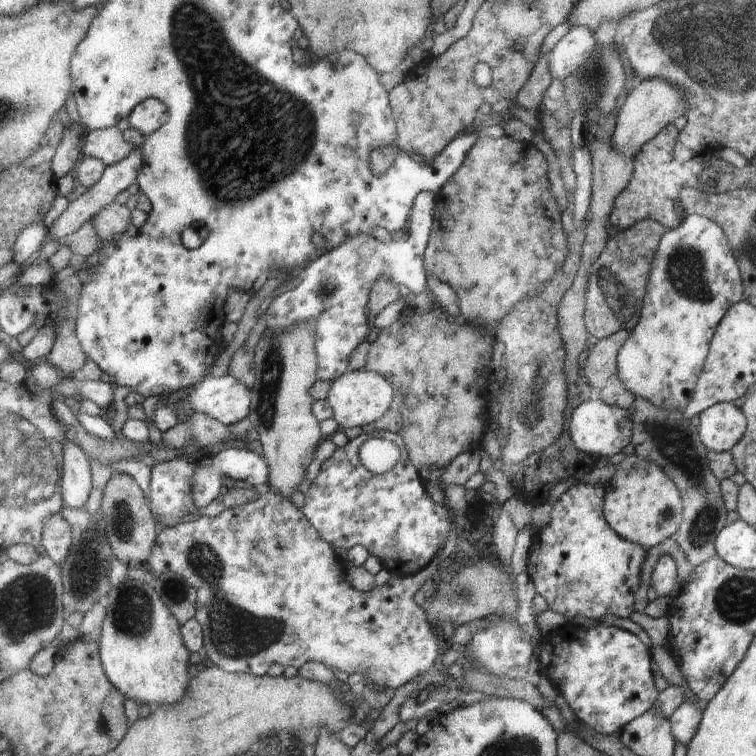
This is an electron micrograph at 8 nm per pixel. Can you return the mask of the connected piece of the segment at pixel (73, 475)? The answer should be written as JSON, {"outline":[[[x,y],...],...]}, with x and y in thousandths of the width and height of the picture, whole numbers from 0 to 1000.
{"outline":[[[86,582],[85,635],[86,669],[102,673],[112,669],[120,649],[118,603],[95,582]]]}

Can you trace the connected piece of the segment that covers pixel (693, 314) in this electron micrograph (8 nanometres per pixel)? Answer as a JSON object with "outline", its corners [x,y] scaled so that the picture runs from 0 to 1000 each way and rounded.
{"outline":[[[922,283],[905,286],[902,296],[886,303],[881,317],[876,317],[876,328],[870,328],[870,344],[865,345],[865,360],[860,360],[860,386],[852,390],[845,425],[816,470],[816,491],[823,508],[840,524],[849,524],[865,537],[905,544],[917,526],[915,519],[907,516],[918,516],[950,427],[966,405],[984,397],[983,392],[978,352],[967,336],[964,316],[956,302]]]}

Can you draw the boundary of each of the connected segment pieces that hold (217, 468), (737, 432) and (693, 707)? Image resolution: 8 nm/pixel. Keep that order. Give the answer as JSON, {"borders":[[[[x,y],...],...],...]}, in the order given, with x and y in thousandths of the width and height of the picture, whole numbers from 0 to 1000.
{"borders":[[[[299,593],[278,602],[278,614],[261,616],[251,632],[254,664],[259,671],[272,669],[280,663],[291,660],[291,647],[302,634],[307,636],[323,635],[340,648],[347,648],[353,640],[356,622],[347,602],[325,593]]],[[[950,533],[933,540],[925,552],[922,567],[937,597],[967,597],[989,566],[988,550],[970,533]]],[[[925,926],[905,927],[896,938],[886,946],[889,954],[890,974],[899,984],[909,985],[921,971],[925,962],[930,931]]]]}

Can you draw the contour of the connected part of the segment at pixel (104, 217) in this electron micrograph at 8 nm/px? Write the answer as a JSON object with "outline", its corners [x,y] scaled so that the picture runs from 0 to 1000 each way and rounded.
{"outline":[[[151,266],[122,290],[124,302],[138,321],[156,316],[173,299],[172,282],[167,271]]]}

